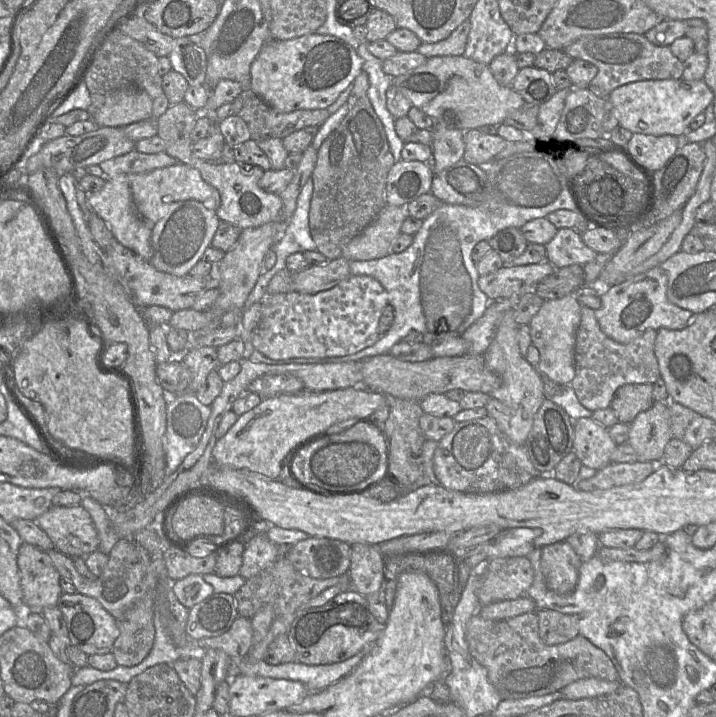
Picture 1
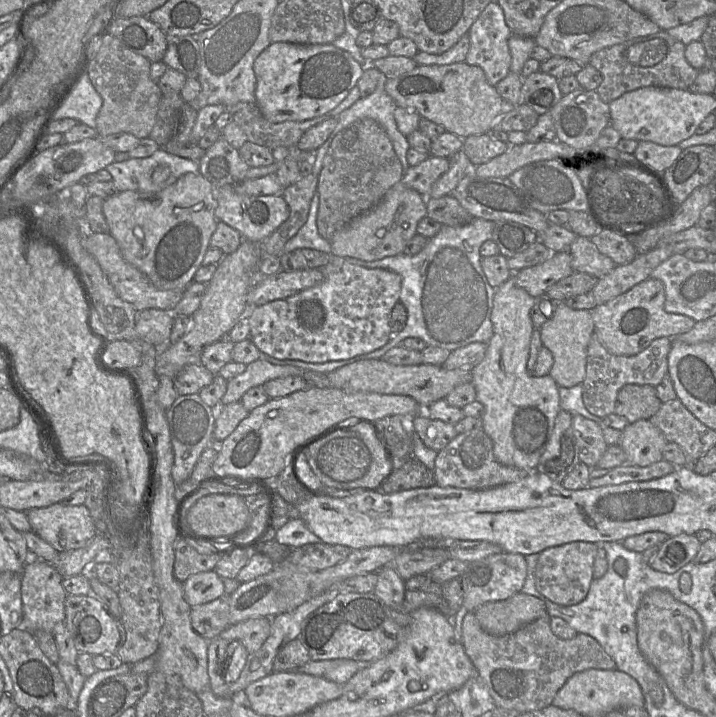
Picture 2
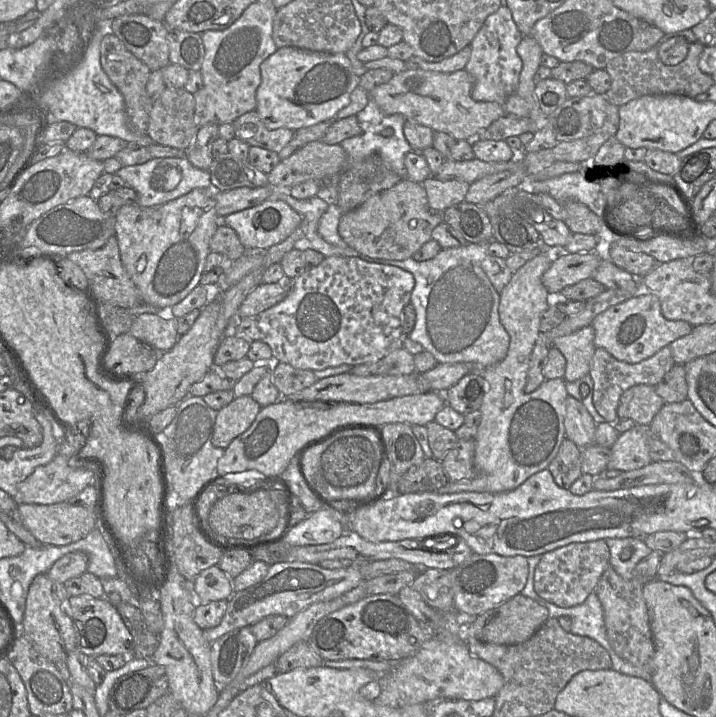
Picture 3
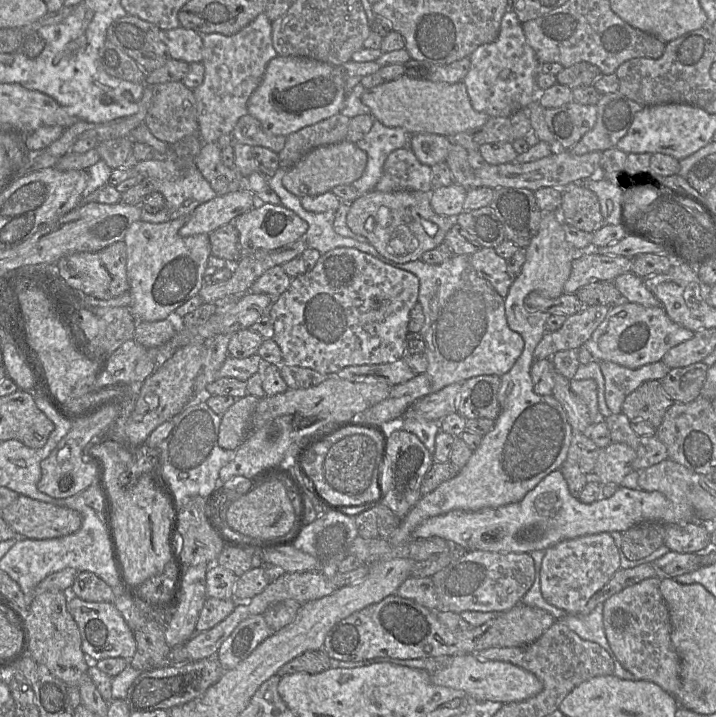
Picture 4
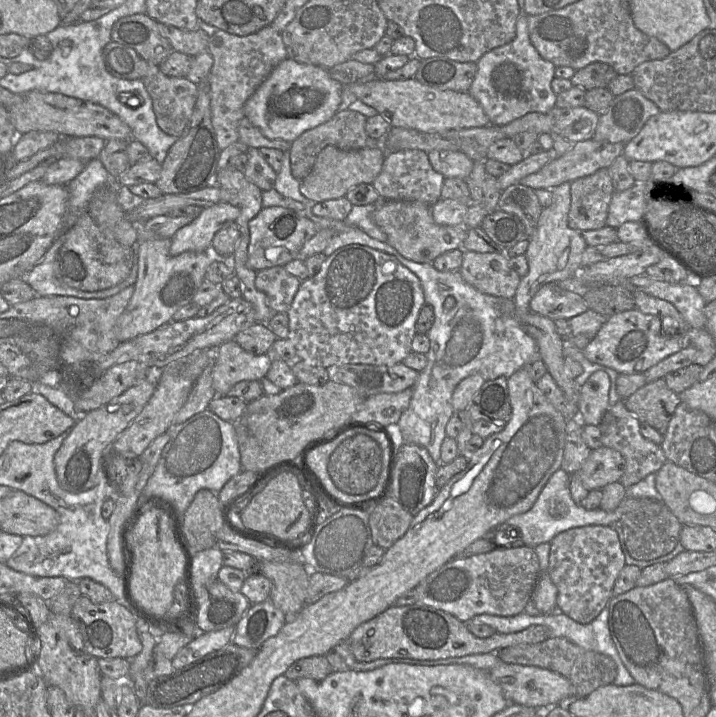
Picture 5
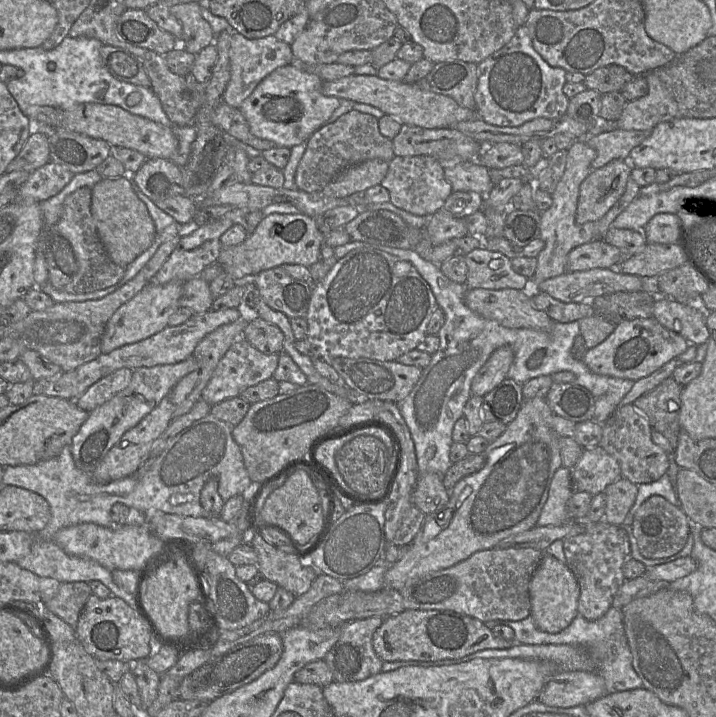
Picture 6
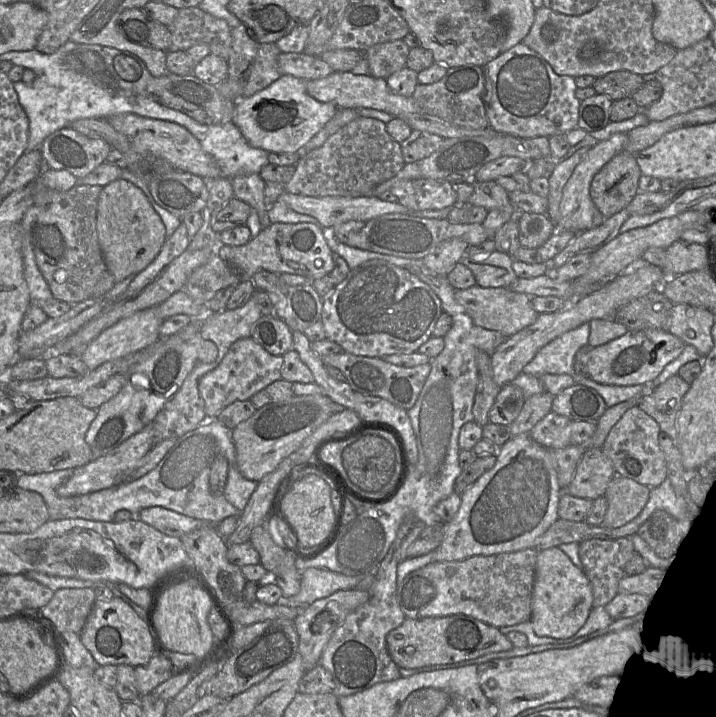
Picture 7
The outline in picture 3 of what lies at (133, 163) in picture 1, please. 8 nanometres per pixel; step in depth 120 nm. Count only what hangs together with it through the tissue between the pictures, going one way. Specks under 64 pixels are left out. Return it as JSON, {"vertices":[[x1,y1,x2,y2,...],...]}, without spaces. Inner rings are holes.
{"vertices":[[152,158,143,164,123,166,116,175,136,191,137,204,141,207,165,204,196,188,209,190,211,194,220,191,212,185,209,171,195,167,187,158]]}

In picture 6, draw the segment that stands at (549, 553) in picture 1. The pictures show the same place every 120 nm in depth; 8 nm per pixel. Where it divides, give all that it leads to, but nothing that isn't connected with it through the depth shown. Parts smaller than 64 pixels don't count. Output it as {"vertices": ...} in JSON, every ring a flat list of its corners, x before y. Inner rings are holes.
{"vertices":[[602,520,587,523,584,531,563,540,565,564,574,574,579,586,577,615,589,621,601,618,612,606,618,589,624,583,623,568,631,558,631,546,627,531,618,525]]}

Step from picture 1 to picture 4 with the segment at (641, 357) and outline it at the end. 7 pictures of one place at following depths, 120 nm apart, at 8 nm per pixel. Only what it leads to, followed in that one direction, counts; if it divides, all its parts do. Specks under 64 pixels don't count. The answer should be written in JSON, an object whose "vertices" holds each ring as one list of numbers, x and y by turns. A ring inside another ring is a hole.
{"vertices":[[599,361,605,382,605,402,612,414,622,412,622,404,627,395,642,383,663,379,670,369,657,361,635,369,630,369,610,361]]}

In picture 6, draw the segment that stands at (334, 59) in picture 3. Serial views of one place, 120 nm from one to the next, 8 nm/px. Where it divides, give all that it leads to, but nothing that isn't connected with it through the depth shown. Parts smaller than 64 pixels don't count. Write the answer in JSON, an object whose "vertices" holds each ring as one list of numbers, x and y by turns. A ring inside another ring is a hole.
{"vertices":[[288,64,277,68,266,76,242,102,239,110,254,136,272,141,277,147,291,149,306,141,315,131,327,124,328,118,340,105,339,98,326,96,322,93,322,85,323,81,317,75]]}

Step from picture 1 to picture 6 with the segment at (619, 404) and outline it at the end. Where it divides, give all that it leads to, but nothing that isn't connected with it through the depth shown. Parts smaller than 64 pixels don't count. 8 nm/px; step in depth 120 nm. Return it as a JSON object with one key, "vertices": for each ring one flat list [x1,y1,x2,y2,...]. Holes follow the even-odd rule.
{"vertices":[[672,376,651,391,638,397,632,404,649,421,652,429,660,432,675,451,680,431,679,412,682,386]]}

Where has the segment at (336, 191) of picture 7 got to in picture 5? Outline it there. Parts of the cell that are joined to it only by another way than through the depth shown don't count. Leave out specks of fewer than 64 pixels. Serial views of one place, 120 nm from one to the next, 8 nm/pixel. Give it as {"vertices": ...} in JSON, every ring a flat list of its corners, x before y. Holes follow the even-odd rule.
{"vertices":[[344,110,337,111,327,122,309,129,291,142,289,157,291,173,297,180,303,180,311,172,318,154,327,146,334,146,341,150,358,150,362,148,377,148,377,140,368,136,365,130,367,117,363,114]]}

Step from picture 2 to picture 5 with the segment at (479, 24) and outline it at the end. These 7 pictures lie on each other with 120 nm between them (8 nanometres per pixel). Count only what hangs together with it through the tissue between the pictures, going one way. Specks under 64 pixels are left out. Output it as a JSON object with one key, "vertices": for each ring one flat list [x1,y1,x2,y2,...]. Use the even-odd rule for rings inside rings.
{"vertices":[[520,14,516,22,515,38,500,47,496,47,482,55,477,63,477,71,468,92,478,101,490,124,503,126,519,119,531,112,547,113,555,107,556,93,551,88,551,82,555,78,556,66,540,56,529,38,529,30,526,14]]}

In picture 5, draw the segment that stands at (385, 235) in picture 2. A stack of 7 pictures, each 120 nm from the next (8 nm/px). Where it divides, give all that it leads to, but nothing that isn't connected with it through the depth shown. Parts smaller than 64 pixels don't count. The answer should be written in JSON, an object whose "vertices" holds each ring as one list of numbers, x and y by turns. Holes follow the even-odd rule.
{"vertices":[[380,199,371,218,386,234,386,243,404,258,417,263,432,263,439,255,454,249,462,249,467,237,464,226,438,225,432,218,431,206,418,201,392,201]]}

